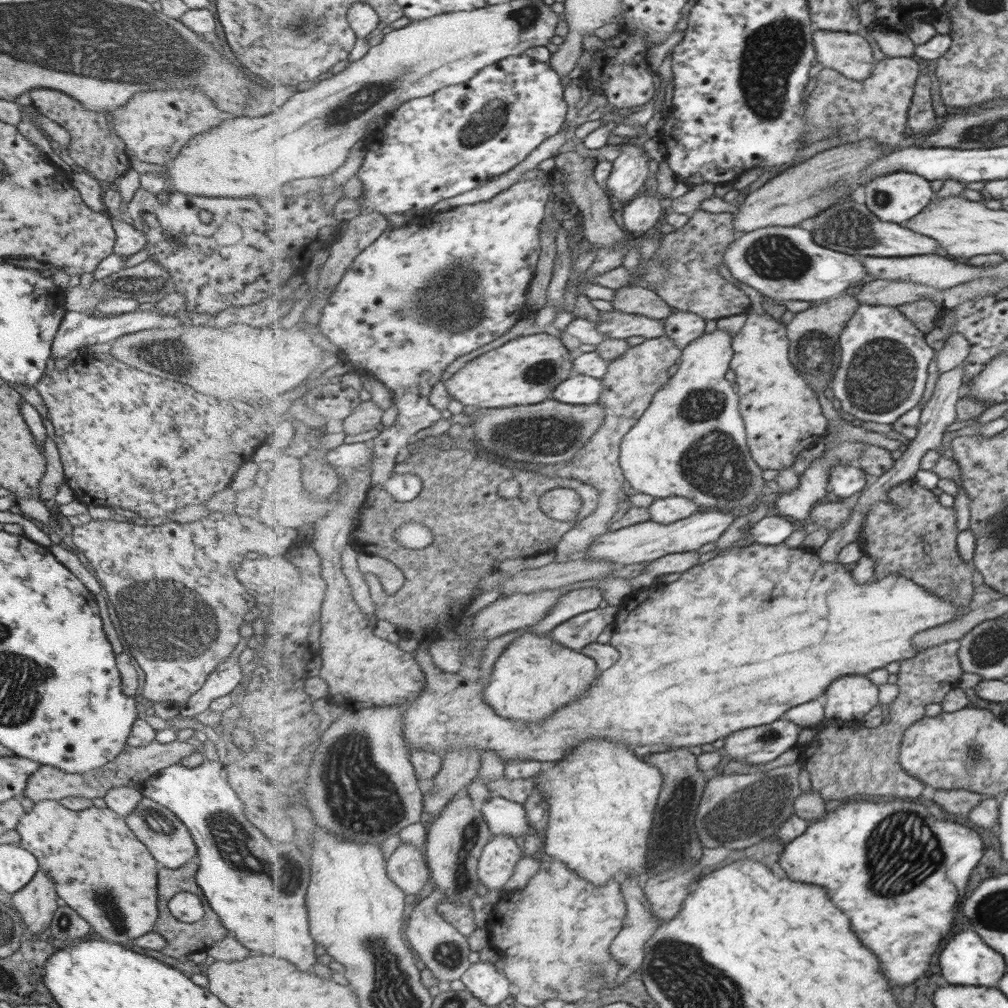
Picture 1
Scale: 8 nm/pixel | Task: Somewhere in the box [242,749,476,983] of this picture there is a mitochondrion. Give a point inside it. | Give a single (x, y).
(449, 954)

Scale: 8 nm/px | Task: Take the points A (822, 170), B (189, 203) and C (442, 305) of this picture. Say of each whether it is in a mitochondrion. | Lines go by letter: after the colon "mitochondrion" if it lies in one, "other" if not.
A: other
B: other
C: mitochondrion

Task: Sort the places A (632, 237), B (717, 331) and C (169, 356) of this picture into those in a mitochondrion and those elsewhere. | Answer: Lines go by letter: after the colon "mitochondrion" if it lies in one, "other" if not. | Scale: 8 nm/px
A: other
B: other
C: mitochondrion

